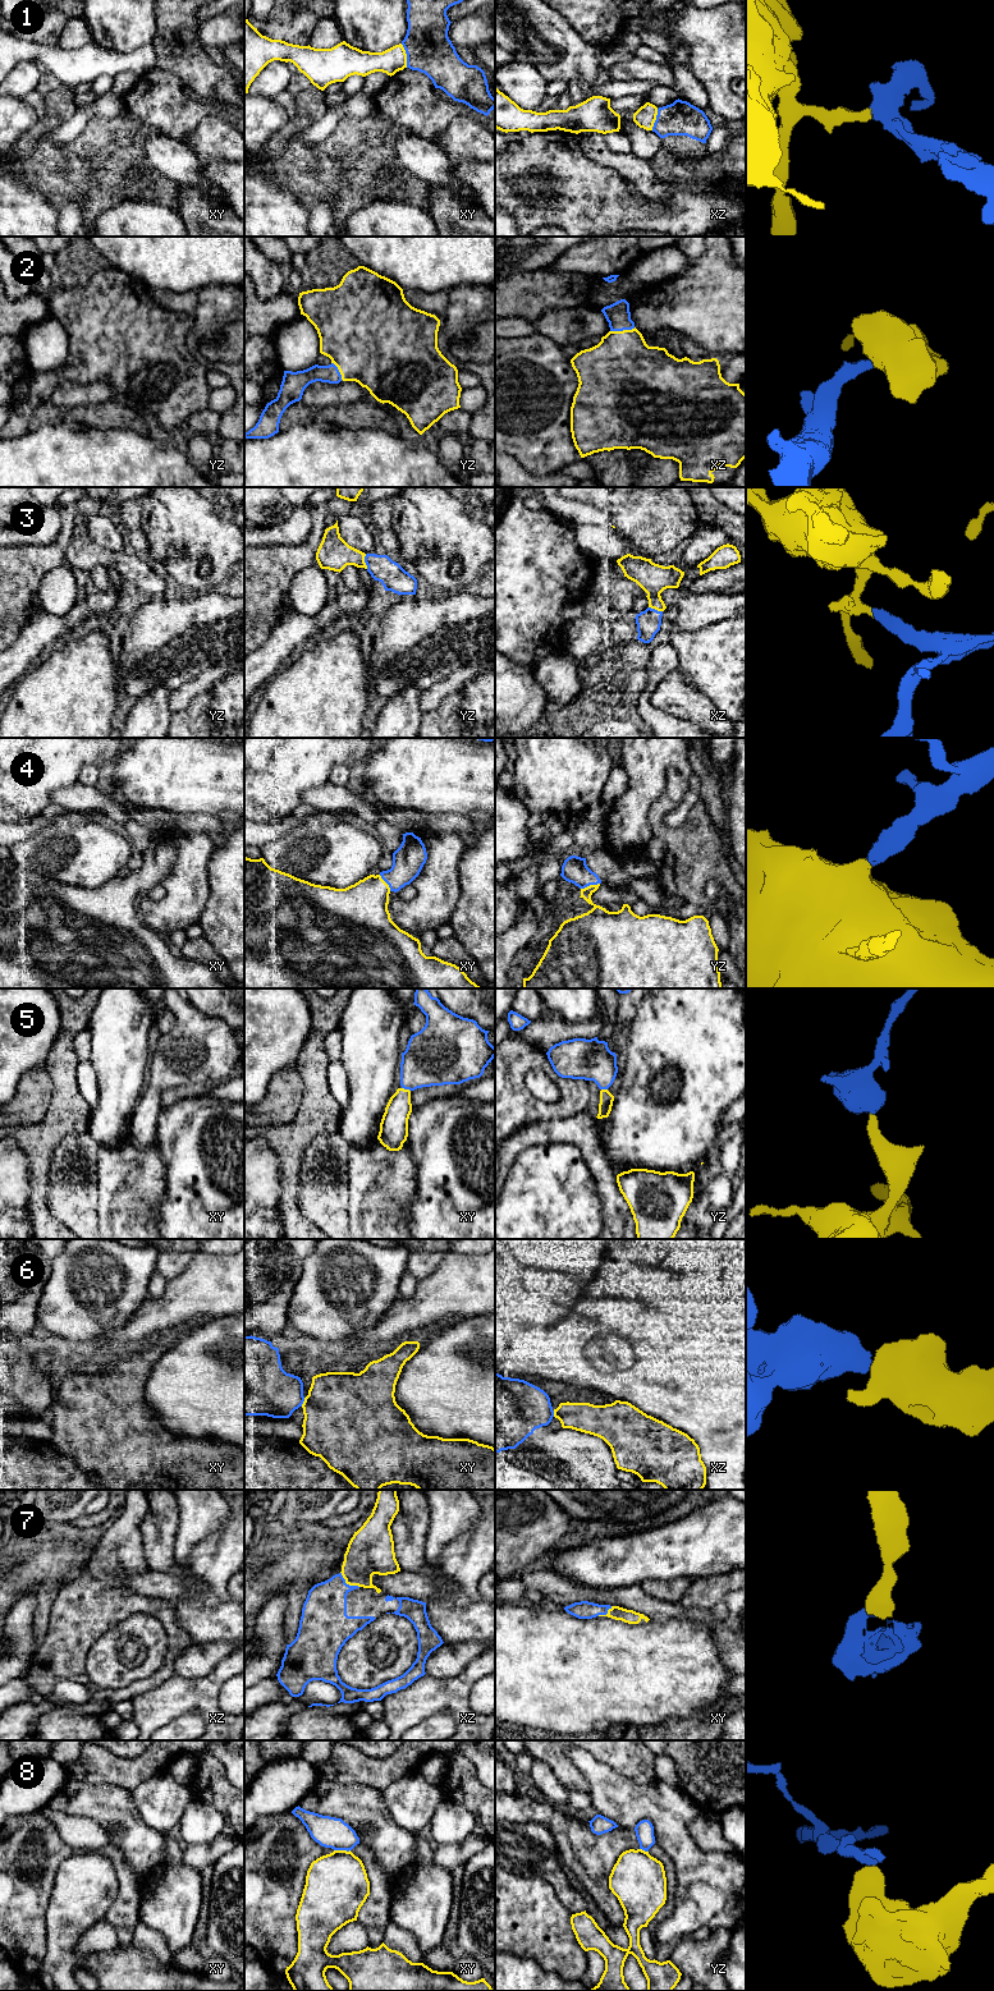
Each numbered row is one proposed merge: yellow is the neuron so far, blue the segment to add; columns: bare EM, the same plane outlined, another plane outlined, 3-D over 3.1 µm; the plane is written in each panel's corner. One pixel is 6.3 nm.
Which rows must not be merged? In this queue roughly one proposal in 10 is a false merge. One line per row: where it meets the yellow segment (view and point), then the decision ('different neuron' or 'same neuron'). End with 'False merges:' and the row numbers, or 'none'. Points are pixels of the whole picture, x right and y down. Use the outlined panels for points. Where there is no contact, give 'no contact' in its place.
1: contact xy (406, 55); different neuron
2: contact xz (623, 330); same neuron
3: contact yz (363, 562); same neuron
4: contact yz (590, 885); same neuron
5: contact xy (406, 1090); same neuron
6: contact xy (303, 1402); different neuron
7: contact xz (347, 1583); same neuron
8: contact xy (342, 1850); different neuron
False merges: 1, 6, 8

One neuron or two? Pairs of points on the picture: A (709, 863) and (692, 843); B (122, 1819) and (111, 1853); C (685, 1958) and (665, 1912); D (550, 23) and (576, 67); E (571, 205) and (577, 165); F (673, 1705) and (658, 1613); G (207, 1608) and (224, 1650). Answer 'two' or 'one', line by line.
A: one
B: two
C: two
D: one
E: one
F: two
G: two

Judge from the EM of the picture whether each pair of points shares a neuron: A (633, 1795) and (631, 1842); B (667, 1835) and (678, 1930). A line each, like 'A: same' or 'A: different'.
A: different
B: same

